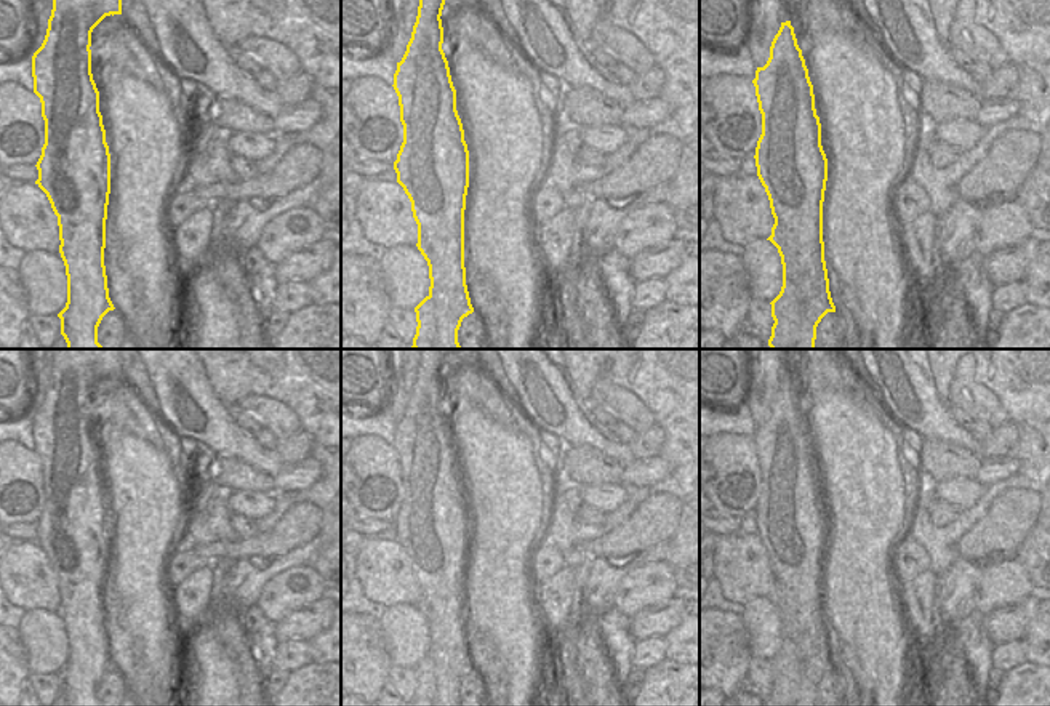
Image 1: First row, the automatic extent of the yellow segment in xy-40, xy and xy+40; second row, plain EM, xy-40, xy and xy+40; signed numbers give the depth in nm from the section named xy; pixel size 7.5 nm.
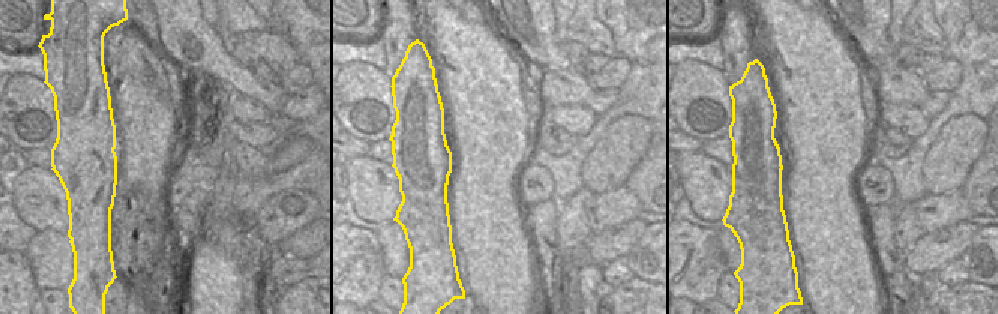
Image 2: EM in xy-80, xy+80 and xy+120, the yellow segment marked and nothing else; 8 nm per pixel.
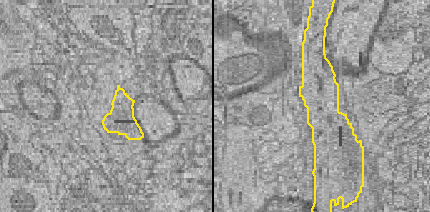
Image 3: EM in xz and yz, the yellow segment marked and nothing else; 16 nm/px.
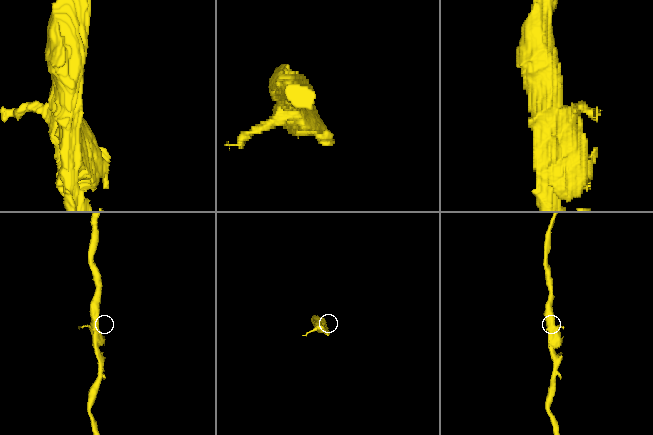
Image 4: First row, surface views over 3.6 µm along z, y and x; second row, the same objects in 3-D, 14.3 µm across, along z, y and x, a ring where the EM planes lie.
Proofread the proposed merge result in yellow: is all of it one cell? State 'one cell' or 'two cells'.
two cells

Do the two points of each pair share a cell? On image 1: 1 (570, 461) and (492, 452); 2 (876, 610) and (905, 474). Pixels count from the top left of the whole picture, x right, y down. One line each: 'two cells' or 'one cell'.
1: two cells
2: one cell

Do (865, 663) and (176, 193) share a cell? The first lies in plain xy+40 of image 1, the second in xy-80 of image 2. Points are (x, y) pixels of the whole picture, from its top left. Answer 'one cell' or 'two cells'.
two cells

